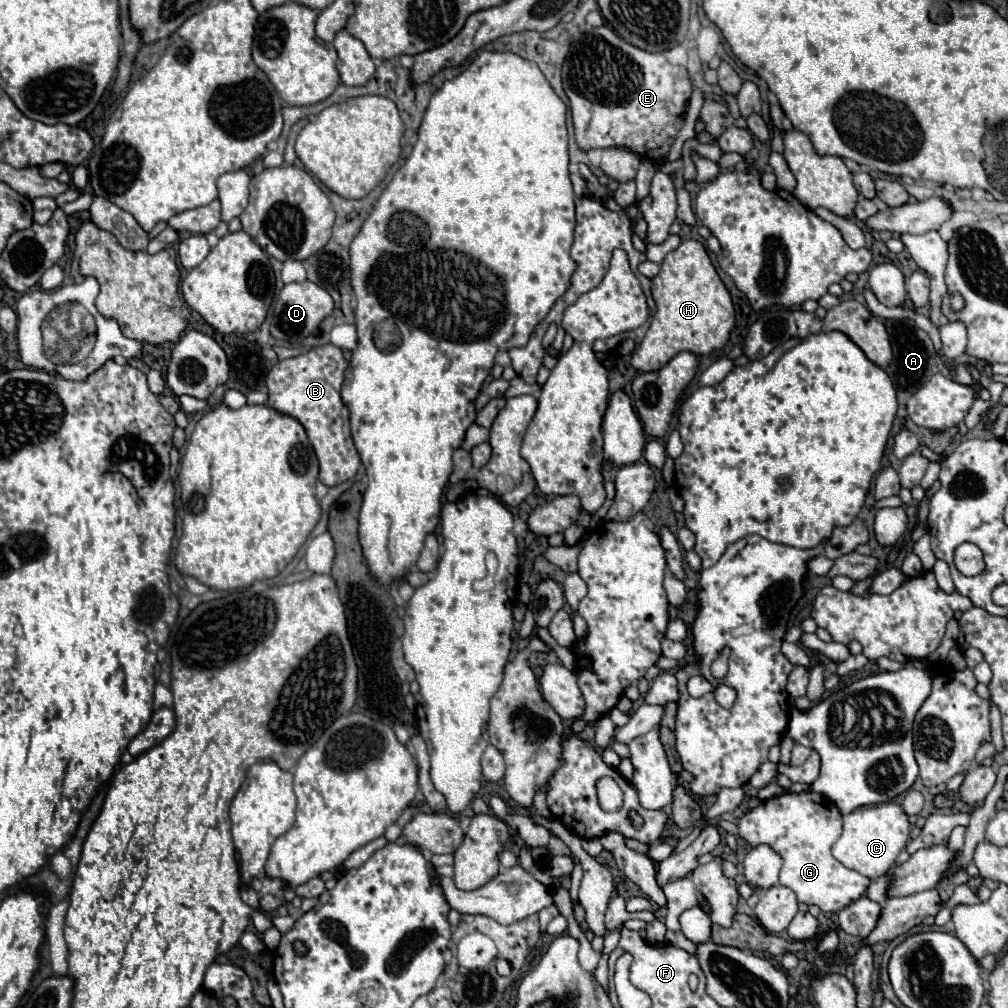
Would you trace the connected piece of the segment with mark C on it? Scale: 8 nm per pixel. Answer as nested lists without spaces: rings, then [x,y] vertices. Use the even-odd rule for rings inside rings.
[[[883,802],[875,806],[863,806],[853,810],[851,814],[843,816],[843,834],[833,844],[833,856],[847,868],[867,876],[867,878],[879,878],[891,870],[895,864],[899,852],[909,842],[909,816],[905,814],[903,806],[899,802]]]

